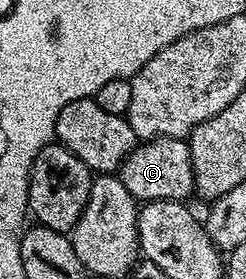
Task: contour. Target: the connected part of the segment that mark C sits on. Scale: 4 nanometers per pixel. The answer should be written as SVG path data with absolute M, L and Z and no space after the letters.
M156 136L153 140L138 143L119 167L119 181L135 196L136 201L178 200L190 201L196 191L195 171L191 161L191 146L186 139L178 136Z

